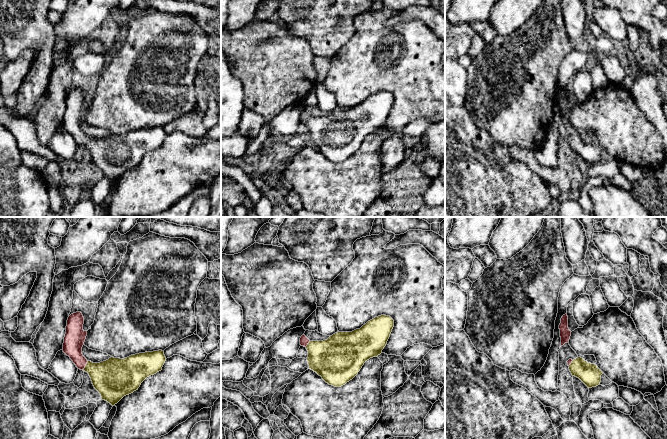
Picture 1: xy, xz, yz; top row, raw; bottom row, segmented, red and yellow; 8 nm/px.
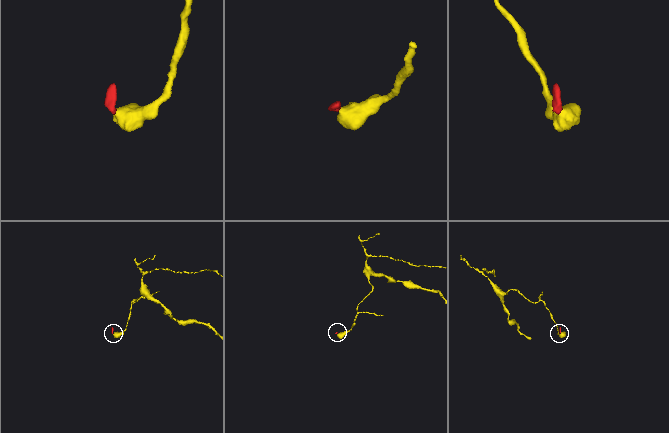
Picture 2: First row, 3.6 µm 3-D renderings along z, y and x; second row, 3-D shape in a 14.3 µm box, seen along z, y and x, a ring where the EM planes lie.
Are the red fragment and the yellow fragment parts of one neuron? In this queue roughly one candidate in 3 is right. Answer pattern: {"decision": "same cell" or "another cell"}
{"decision": "same cell"}

